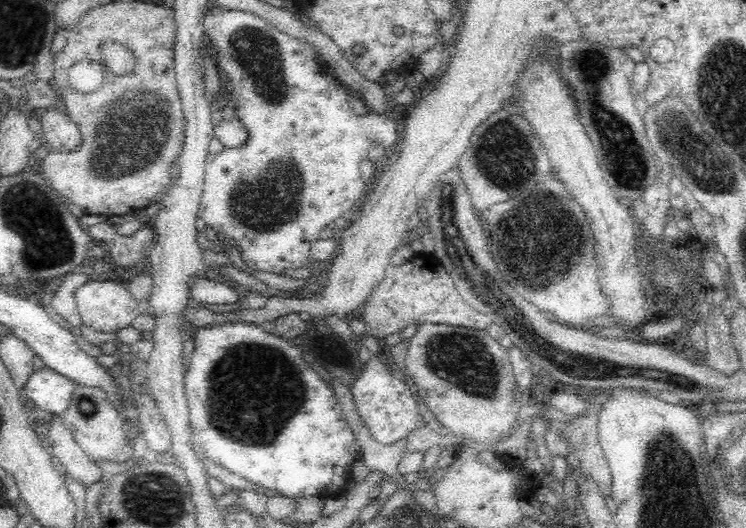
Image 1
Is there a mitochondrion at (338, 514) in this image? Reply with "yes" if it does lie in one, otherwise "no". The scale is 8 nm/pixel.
no

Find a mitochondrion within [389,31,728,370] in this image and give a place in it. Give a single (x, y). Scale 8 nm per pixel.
(627, 164)

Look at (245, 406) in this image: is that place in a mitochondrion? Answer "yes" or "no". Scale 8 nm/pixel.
yes

